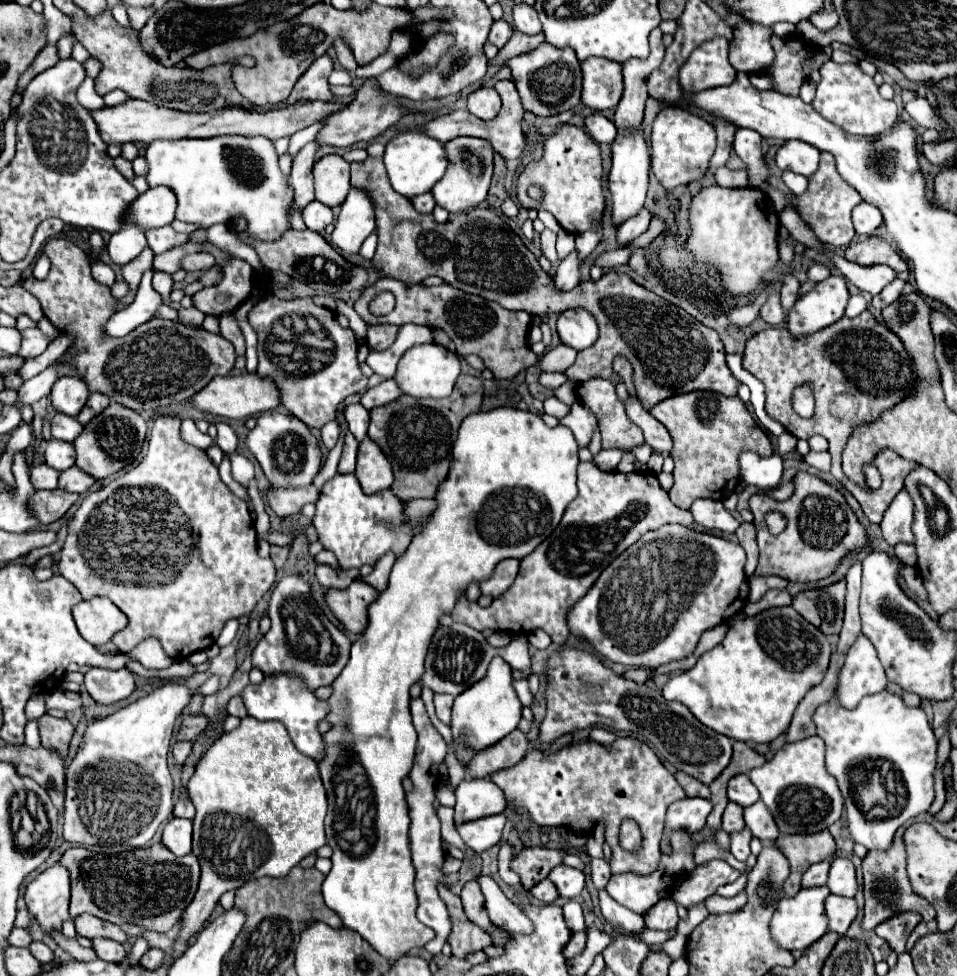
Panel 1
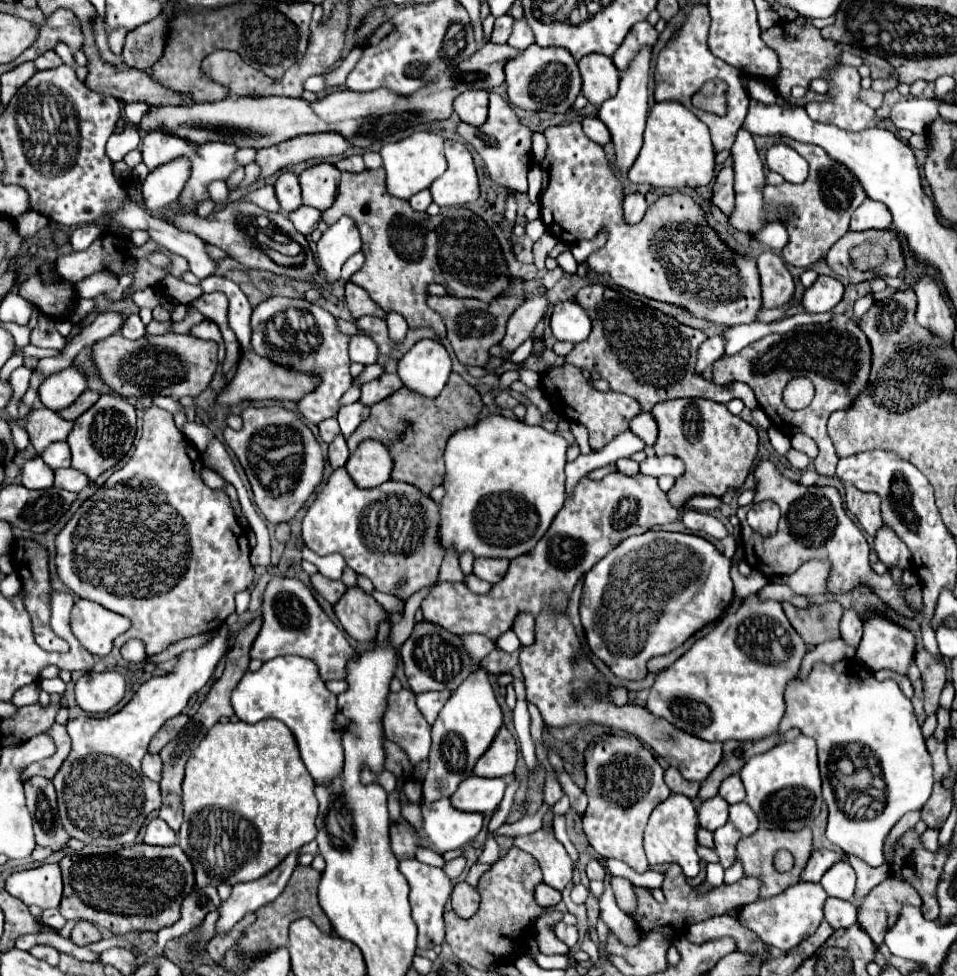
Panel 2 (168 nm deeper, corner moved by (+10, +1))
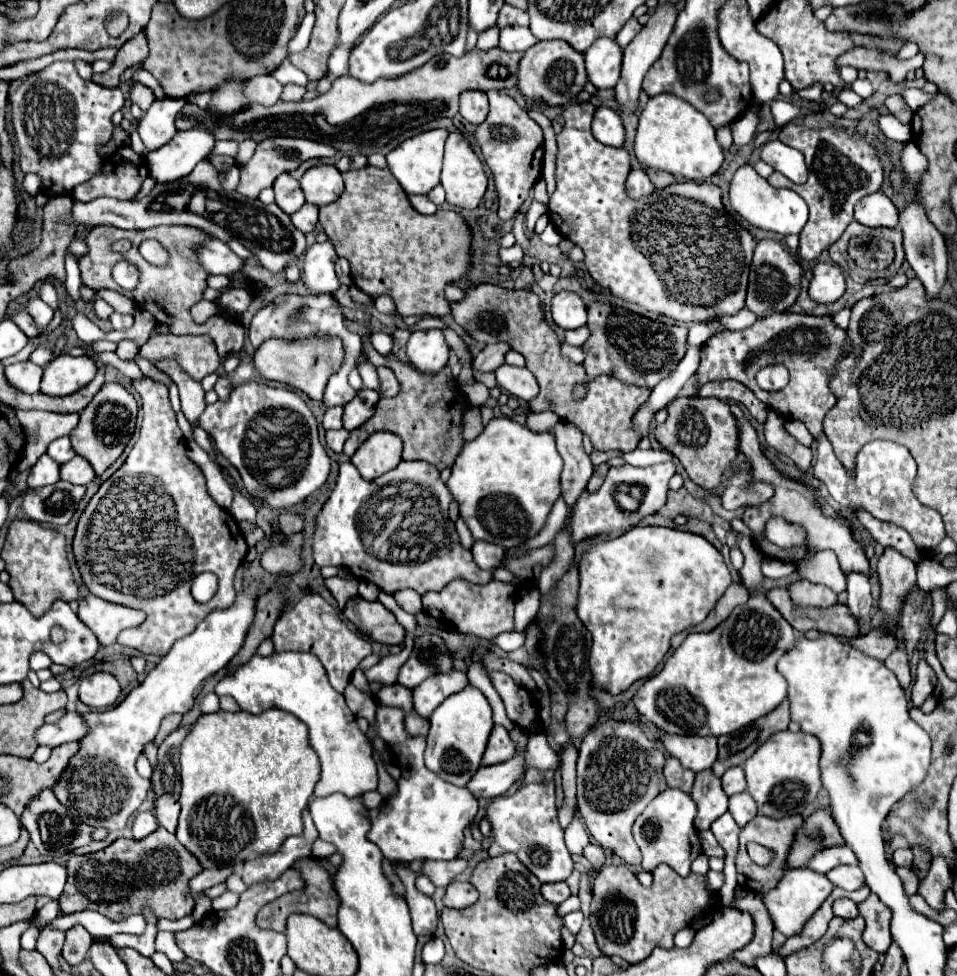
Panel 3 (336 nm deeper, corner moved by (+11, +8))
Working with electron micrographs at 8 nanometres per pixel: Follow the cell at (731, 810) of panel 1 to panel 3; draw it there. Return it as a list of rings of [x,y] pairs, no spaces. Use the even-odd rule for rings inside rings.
[[[703,770],[697,774],[691,798],[699,810],[695,818],[695,828],[699,832],[709,830],[711,824],[727,810],[727,794],[723,792],[721,780],[713,774],[713,770]]]

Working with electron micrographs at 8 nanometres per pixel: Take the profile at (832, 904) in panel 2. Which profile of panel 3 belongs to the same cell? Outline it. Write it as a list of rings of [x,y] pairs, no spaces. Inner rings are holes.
[[[839,898],[839,900],[835,900],[833,912],[835,912],[835,916],[839,916],[839,918],[853,918],[853,916],[859,914],[857,904],[855,904],[851,898]]]

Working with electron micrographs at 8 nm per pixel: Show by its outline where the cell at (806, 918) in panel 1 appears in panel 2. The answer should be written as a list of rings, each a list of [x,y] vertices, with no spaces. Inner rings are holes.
[[[796,883],[792,887],[788,887],[782,895],[770,897],[770,899],[756,899],[754,903],[746,905],[738,919],[752,931],[756,931],[762,939],[766,939],[766,943],[782,949],[782,951],[790,951],[794,949],[802,939],[810,937],[818,925],[822,923],[824,915],[822,915],[822,905],[826,901],[826,891],[822,889],[820,883]]]

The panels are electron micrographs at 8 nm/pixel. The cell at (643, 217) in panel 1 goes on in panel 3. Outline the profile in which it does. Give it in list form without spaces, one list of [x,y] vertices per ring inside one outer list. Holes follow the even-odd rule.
[[[633,166],[631,174],[629,174],[629,178],[627,178],[625,188],[627,188],[627,194],[629,194],[631,198],[649,196],[649,194],[655,190],[653,182],[649,180],[649,176],[645,174],[645,170],[643,170],[641,166]]]

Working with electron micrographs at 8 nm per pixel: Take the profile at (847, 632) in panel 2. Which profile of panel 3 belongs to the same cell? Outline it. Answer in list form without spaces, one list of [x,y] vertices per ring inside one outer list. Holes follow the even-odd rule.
[[[861,572],[847,574],[847,594],[849,594],[847,606],[857,618],[863,618],[871,612],[871,606],[873,606],[871,584],[865,574]]]

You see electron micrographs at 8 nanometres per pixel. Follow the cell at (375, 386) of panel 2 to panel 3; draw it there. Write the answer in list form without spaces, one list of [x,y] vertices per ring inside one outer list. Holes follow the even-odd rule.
[[[379,366],[377,372],[381,378],[381,396],[397,396],[399,394],[399,382],[397,382],[393,370]]]

